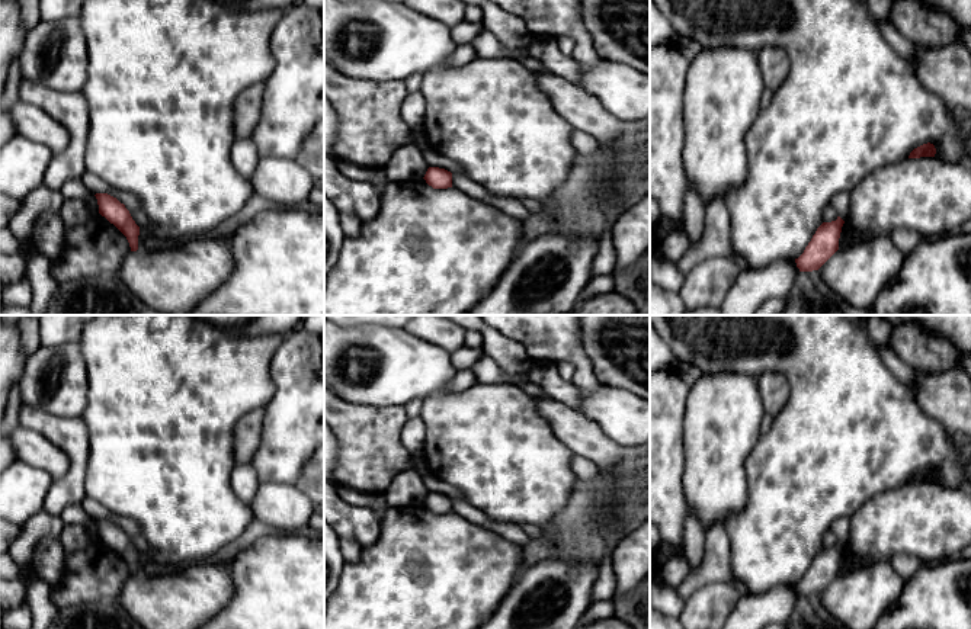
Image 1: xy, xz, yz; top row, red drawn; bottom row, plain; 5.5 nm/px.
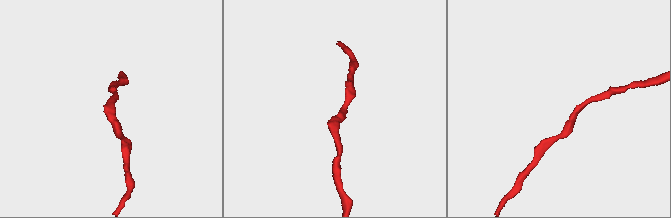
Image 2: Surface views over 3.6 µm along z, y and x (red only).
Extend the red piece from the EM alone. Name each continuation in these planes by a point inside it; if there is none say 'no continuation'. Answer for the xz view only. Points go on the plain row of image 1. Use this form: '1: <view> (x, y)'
no continuation

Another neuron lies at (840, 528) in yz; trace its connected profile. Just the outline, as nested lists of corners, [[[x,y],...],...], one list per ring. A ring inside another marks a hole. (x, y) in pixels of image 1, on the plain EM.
[[[840,517],[837,519],[830,530],[836,535],[837,540],[846,546],[849,542],[849,535],[850,535],[850,519],[849,517]]]

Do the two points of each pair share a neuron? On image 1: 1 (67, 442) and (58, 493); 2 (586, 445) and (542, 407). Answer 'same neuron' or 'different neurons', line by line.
1: same neuron
2: same neuron

